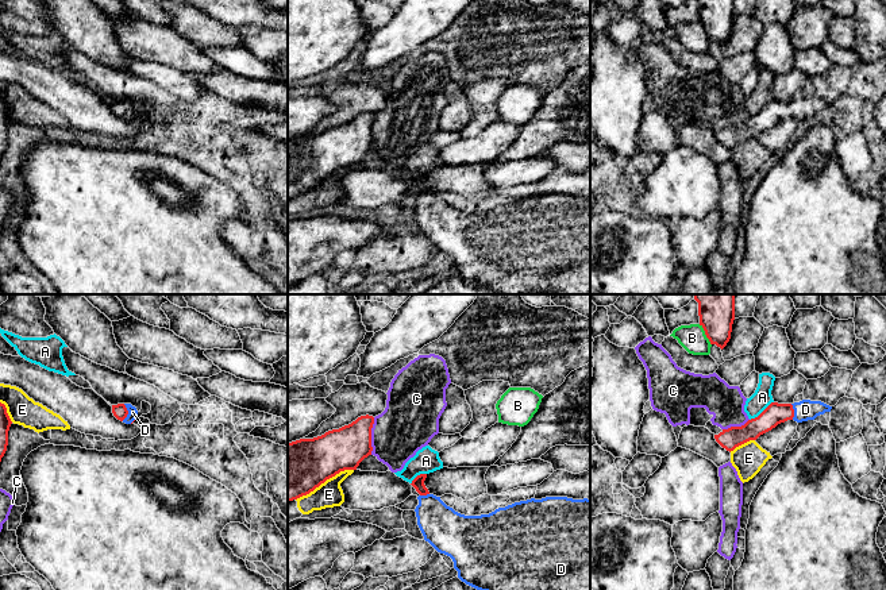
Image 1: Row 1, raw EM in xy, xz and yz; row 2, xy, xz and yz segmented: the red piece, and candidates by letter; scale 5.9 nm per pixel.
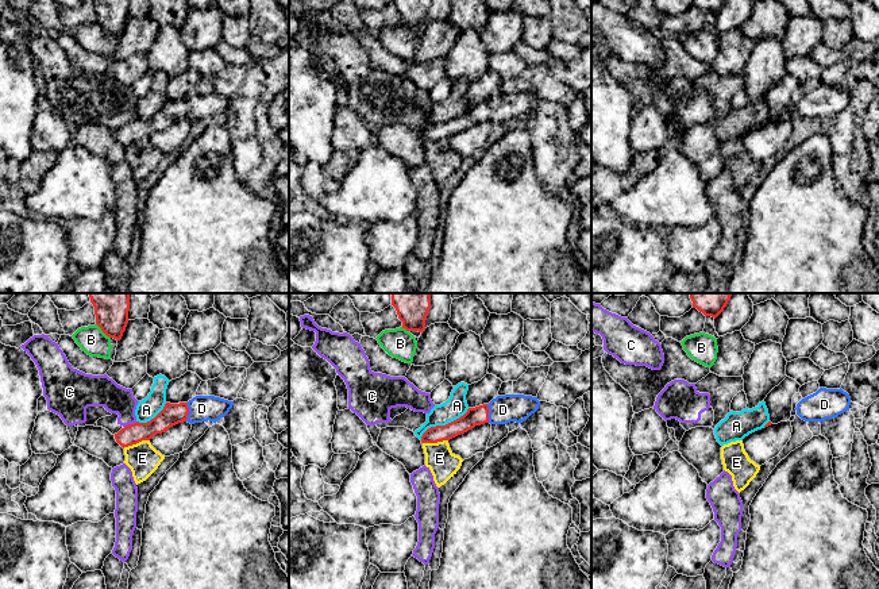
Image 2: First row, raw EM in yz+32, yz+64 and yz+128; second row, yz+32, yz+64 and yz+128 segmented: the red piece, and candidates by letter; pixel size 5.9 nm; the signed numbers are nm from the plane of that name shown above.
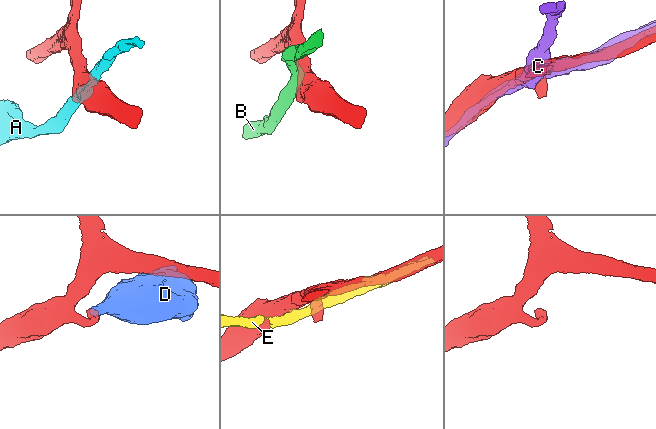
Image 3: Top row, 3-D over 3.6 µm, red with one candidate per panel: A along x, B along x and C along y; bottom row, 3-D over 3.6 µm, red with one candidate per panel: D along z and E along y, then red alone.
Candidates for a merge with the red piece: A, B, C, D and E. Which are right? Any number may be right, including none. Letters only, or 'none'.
D

